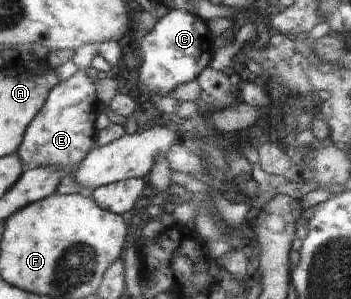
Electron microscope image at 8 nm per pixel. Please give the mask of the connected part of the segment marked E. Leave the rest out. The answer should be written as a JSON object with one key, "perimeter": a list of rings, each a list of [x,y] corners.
{"perimeter":[[[76,70],[67,80],[61,80],[46,97],[44,106],[34,116],[24,133],[16,154],[24,169],[56,165],[70,173],[97,146],[94,124],[99,113],[99,100],[94,83],[85,70]]]}

